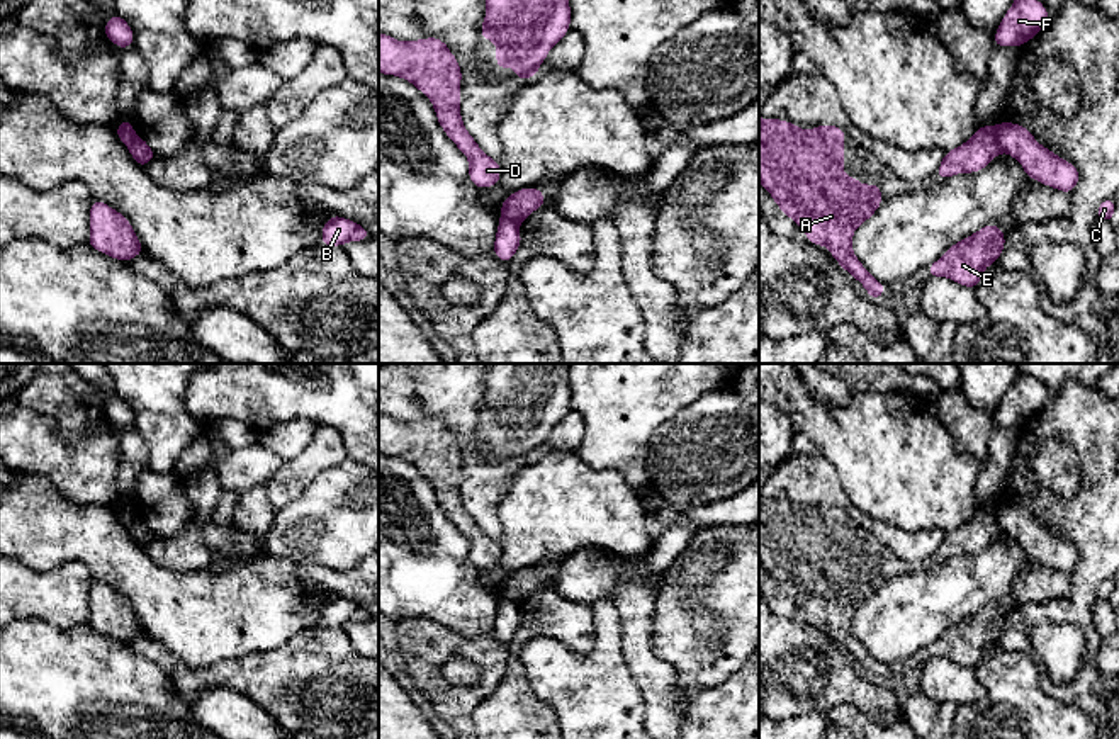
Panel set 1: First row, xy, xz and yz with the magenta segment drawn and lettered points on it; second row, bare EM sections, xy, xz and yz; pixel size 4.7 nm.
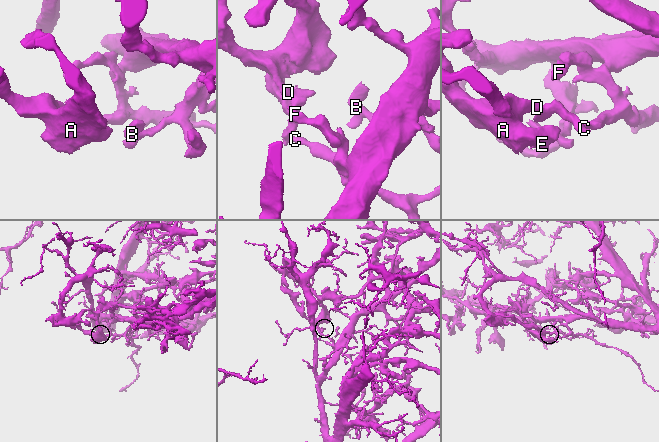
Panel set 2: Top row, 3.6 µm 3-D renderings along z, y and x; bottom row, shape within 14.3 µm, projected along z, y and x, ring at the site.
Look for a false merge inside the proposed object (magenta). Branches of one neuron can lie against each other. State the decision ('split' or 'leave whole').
split

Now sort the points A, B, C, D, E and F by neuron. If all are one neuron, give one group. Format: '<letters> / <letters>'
A D E / B C F

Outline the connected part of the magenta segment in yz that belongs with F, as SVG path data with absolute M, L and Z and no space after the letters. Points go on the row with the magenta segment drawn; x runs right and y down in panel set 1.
M1014 0L993 36L993 44L1002 48L1024 46L1048 22L1048 10L1039 0Z

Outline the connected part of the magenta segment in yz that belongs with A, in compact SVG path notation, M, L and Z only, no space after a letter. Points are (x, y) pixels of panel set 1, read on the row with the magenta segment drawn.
M759 117L759 182L781 212L807 233L807 240L815 246L825 245L829 255L878 301L885 284L854 255L852 233L883 204L881 185L859 183L856 177L844 175L844 134L842 127L832 124L800 129L790 121Z

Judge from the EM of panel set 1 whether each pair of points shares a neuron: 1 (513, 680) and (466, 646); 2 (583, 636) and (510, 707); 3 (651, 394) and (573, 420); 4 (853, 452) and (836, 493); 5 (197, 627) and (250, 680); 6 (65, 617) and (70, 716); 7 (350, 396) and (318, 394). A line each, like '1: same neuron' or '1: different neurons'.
1: different neurons
2: same neuron
3: different neurons
4: different neurons
5: different neurons
6: different neurons
7: same neuron

